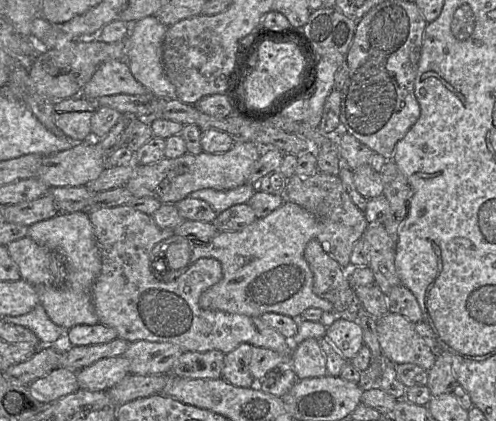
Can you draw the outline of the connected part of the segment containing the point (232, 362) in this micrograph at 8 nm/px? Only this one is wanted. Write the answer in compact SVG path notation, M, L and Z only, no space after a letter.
M241 343L237 348L225 354L221 377L236 387L253 387L256 382L249 370L251 352L251 345Z

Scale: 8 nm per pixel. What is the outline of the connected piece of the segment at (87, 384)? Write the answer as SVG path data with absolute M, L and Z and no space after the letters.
M124 356L100 359L77 372L80 389L107 391L130 373L129 361Z

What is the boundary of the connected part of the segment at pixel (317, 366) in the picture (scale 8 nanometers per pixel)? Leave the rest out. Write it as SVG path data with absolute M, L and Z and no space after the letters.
M308 338L292 347L291 368L298 380L327 375L326 359L319 339Z

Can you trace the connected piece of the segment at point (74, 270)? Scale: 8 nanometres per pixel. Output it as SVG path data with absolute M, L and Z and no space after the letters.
M88 212L59 213L29 226L27 236L56 252L64 261L65 278L62 284L35 286L39 303L51 321L64 330L80 324L99 323L92 301L92 288L101 273L102 260Z

